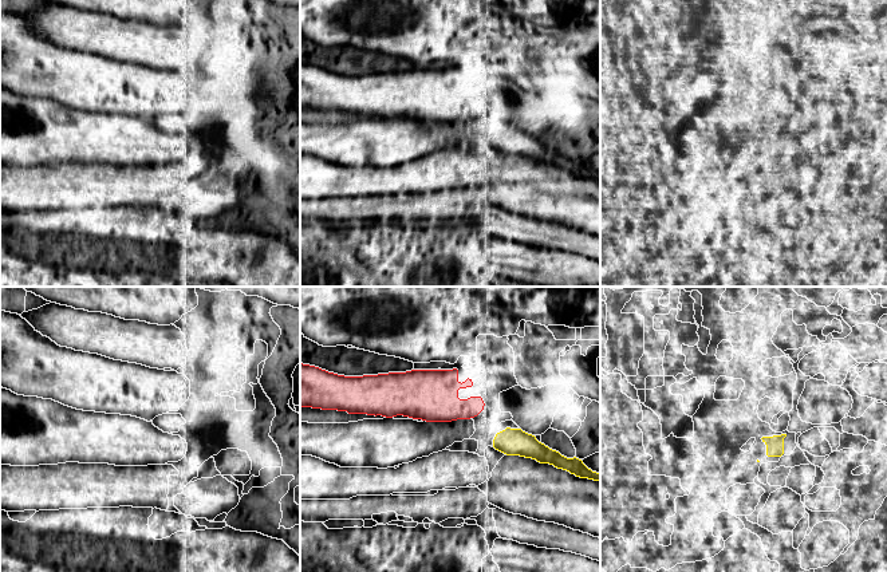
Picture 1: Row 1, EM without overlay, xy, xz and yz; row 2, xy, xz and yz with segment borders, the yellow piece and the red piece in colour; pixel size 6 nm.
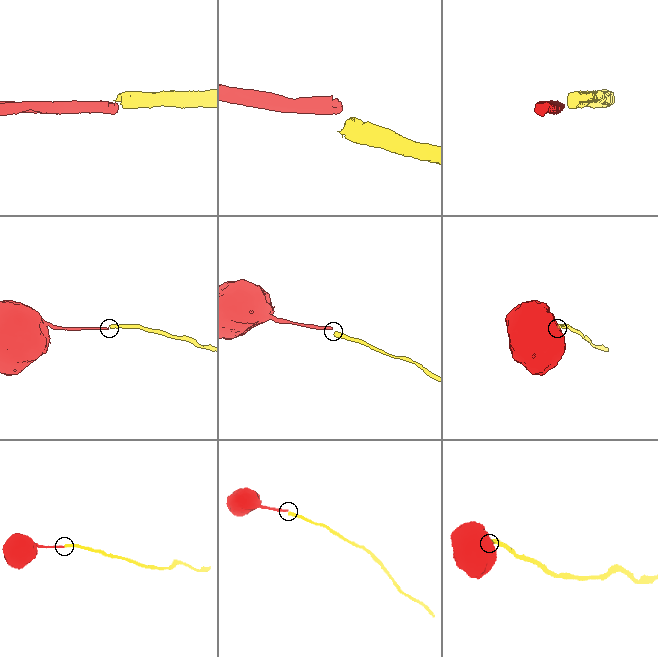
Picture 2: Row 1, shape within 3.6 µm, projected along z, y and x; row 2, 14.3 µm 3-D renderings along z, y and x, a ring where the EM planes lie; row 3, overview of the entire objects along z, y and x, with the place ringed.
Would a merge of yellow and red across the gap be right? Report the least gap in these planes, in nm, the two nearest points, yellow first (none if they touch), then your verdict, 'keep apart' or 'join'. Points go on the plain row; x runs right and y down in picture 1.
160 nm apart; from yellow across xz (497, 133), (479, 113); keep apart

